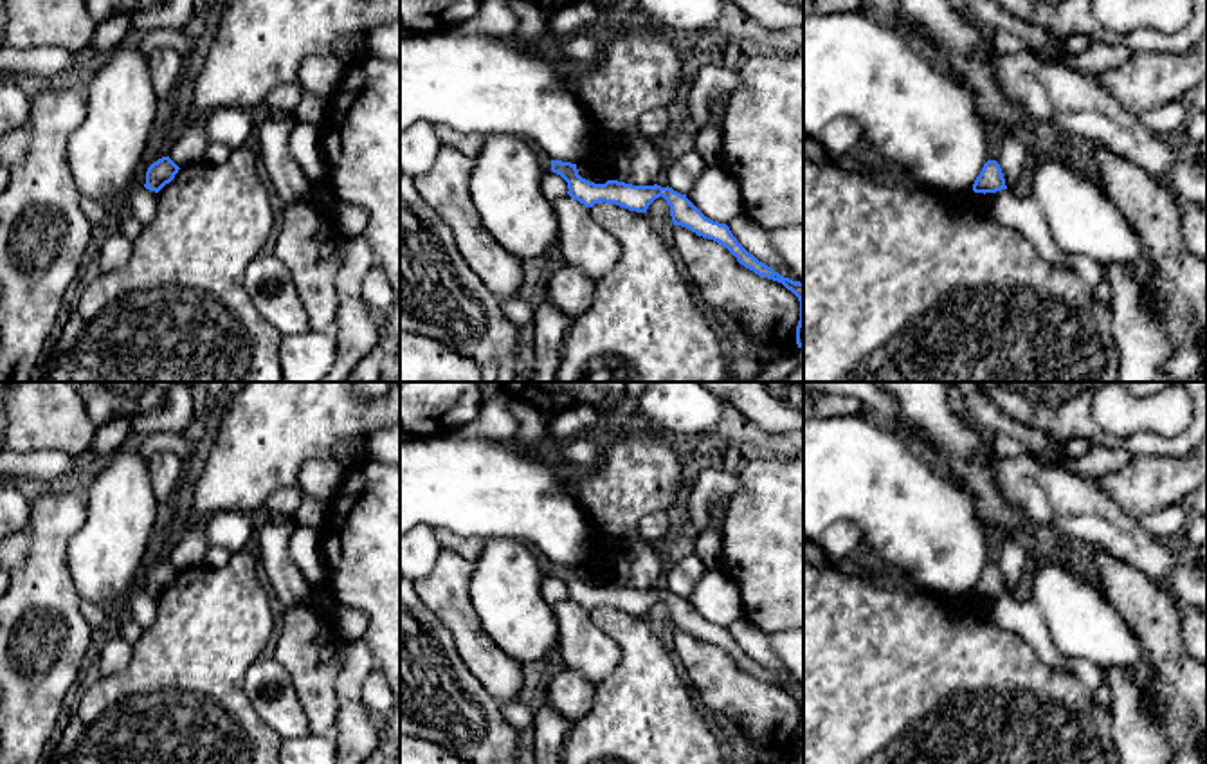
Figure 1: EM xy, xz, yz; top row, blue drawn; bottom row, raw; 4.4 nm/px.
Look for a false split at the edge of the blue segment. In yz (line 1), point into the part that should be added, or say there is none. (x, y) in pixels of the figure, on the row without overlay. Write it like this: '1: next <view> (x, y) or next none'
1: next none

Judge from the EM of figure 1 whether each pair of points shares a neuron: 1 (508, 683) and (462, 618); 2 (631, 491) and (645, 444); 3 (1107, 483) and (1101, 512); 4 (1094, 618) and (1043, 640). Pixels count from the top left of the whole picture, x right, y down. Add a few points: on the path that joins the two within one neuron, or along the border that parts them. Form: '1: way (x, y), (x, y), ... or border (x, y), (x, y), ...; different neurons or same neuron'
1: way (492, 667), (480, 654), (469, 635); same neuron
2: way (633, 480), (640, 472), (642, 454); same neuron
3: border (1094, 478), (1119, 507), (1137, 519); different neurons
4: border (1031, 599), (1052, 644), (1063, 654), (1085, 662); different neurons

